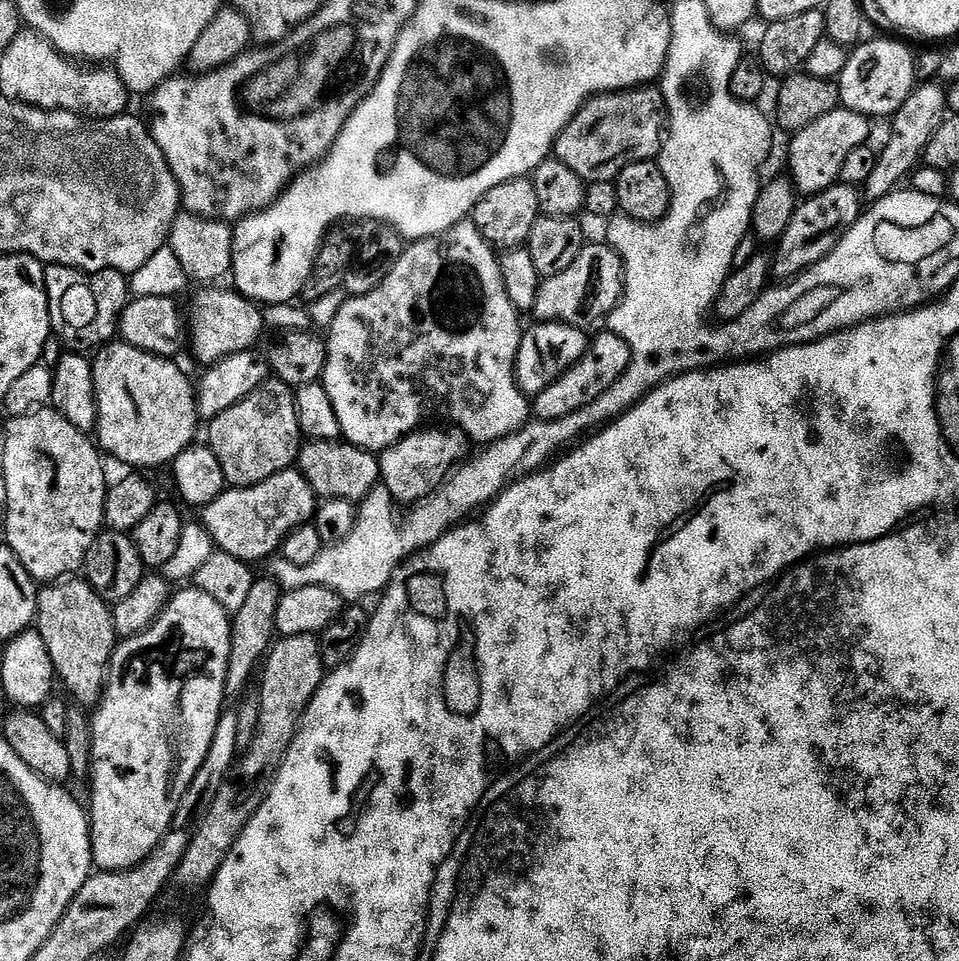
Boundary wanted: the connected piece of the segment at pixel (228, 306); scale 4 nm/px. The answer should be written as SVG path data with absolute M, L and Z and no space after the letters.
M212 286L192 300L192 313L186 316L186 328L192 331L192 352L203 366L211 366L228 356L257 347L256 339L266 332L264 313L253 301L235 290L223 292L223 287Z

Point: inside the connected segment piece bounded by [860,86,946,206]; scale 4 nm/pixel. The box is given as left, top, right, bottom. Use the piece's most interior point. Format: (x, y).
(918, 118)

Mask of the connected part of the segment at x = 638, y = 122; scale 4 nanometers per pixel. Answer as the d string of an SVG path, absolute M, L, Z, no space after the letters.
M641 86L627 92L601 94L592 97L576 116L560 132L554 149L555 159L562 161L578 178L588 184L597 184L607 180L615 181L626 166L634 162L652 160L659 153L662 133L666 128L664 102L659 87Z

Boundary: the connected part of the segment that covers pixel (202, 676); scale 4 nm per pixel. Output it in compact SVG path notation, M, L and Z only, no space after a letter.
M189 586L185 592L180 592L169 599L168 604L158 619L142 634L127 637L117 643L112 653L112 662L106 677L104 695L95 709L96 717L90 720L92 729L92 808L90 804L90 835L92 837L92 863L101 872L126 872L137 868L155 849L160 840L169 832L172 819L194 778L198 774L198 766L206 762L206 754L210 750L210 742L214 742L214 730L220 721L220 713L225 711L224 696L228 687L228 663L230 662L230 638L232 637L232 622L230 614L210 594L200 591L195 586Z

